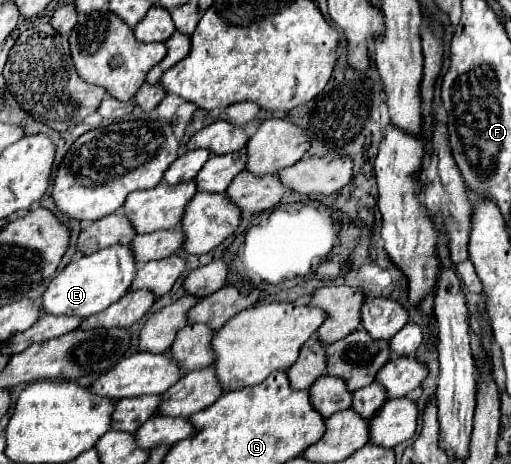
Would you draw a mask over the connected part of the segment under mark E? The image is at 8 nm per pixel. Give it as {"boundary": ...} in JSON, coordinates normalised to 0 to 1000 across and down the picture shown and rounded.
{"boundary":[[[252,530],[202,534],[194,543],[135,565],[115,591],[108,591],[84,634],[80,664],[88,677],[170,685],[178,677],[202,672],[209,659],[249,634],[256,599],[264,599],[264,560]]]}

